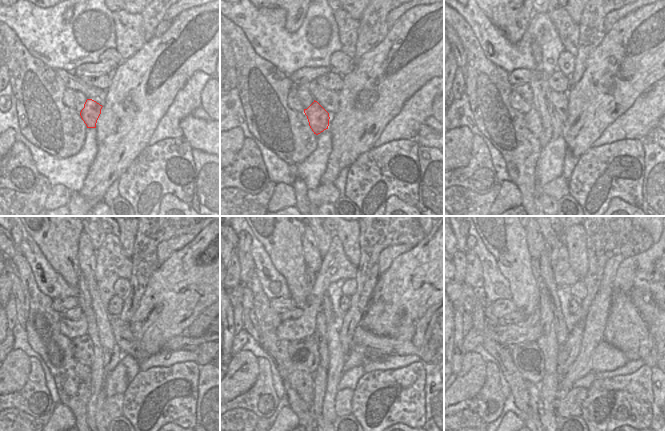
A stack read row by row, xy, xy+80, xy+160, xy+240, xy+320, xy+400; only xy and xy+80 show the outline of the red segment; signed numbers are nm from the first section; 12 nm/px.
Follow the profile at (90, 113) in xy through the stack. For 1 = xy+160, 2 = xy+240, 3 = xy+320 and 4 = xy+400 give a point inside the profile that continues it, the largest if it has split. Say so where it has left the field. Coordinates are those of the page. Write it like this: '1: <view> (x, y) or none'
1: xy+160 (533, 120)
2: xy+240 (83, 352)
3: xy+320 (304, 353)
4: xy+400 (529, 360)

